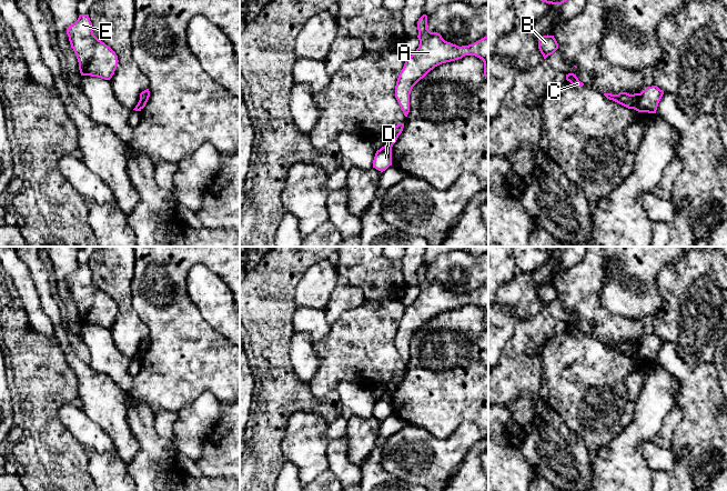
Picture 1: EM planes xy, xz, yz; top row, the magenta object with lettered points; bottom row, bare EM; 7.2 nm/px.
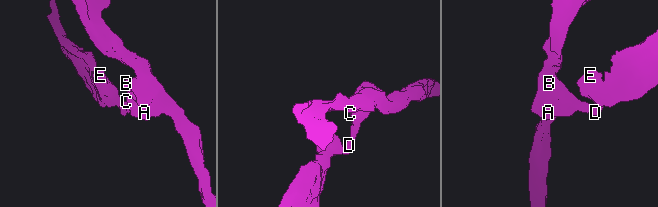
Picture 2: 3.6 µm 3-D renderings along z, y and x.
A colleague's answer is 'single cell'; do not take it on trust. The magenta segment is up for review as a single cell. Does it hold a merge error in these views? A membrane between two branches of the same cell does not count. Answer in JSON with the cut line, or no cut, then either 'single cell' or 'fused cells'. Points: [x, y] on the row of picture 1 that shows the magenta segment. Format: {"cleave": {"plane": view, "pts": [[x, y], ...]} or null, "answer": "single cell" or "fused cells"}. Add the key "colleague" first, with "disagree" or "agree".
{"colleague": "disagree", "cleave": {"plane": "yz", "pts": [[639, 93], [637, 106], [634, 109]]}, "answer": "fused cells"}

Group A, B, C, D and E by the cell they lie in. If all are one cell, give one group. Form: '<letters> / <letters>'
A B C / D E

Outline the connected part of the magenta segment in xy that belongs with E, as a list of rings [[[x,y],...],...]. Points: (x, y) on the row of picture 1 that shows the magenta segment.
[[[80,14],[67,29],[67,34],[77,56],[81,76],[110,80],[118,67],[118,56],[93,34],[89,14]]]

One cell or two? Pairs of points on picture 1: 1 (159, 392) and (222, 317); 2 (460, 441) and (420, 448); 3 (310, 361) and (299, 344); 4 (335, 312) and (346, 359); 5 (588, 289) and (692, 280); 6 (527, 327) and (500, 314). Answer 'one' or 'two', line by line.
1: two
2: one
3: one
4: two
5: one
6: two

